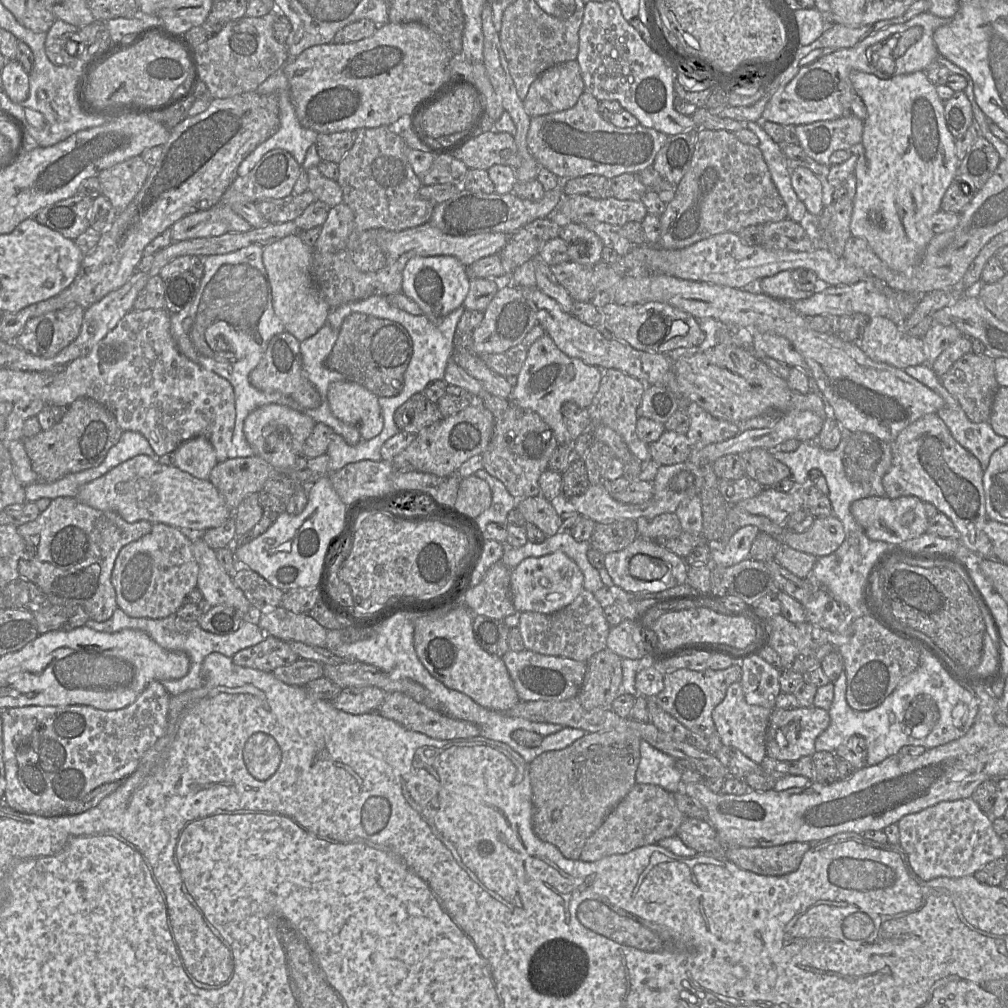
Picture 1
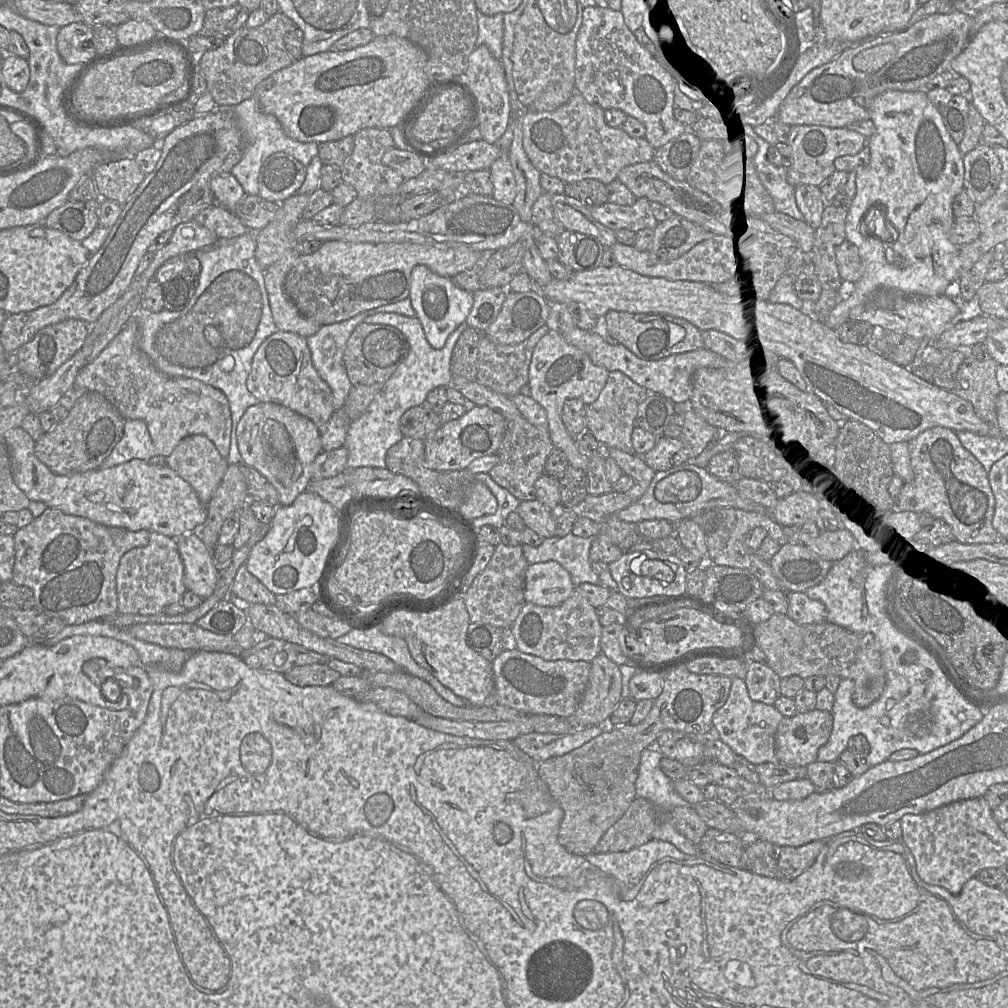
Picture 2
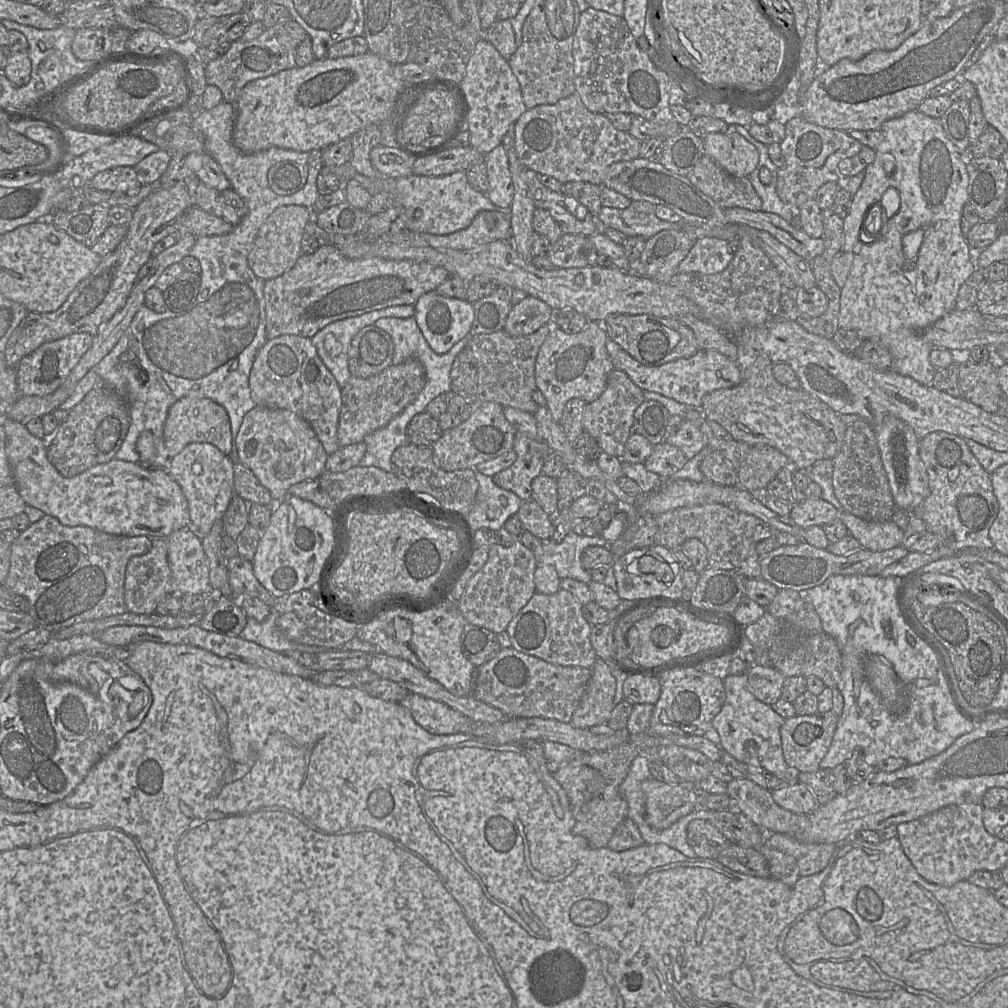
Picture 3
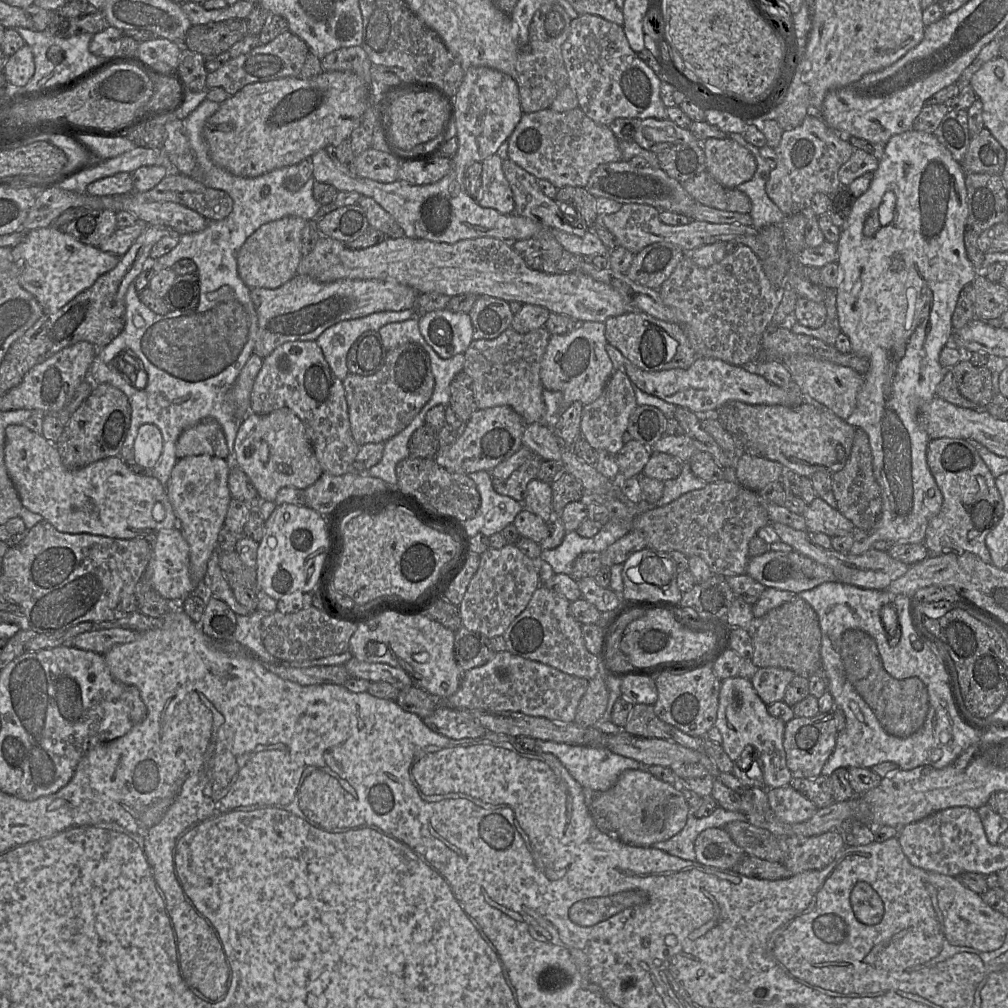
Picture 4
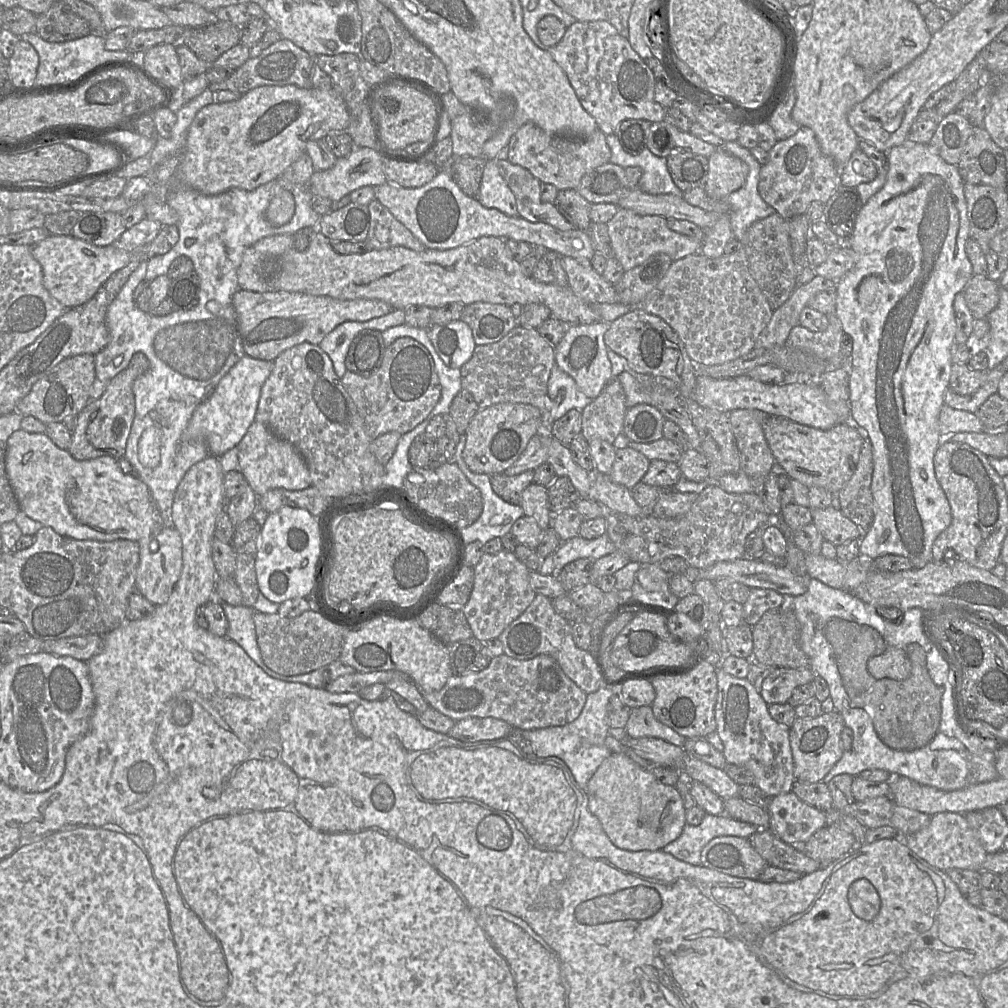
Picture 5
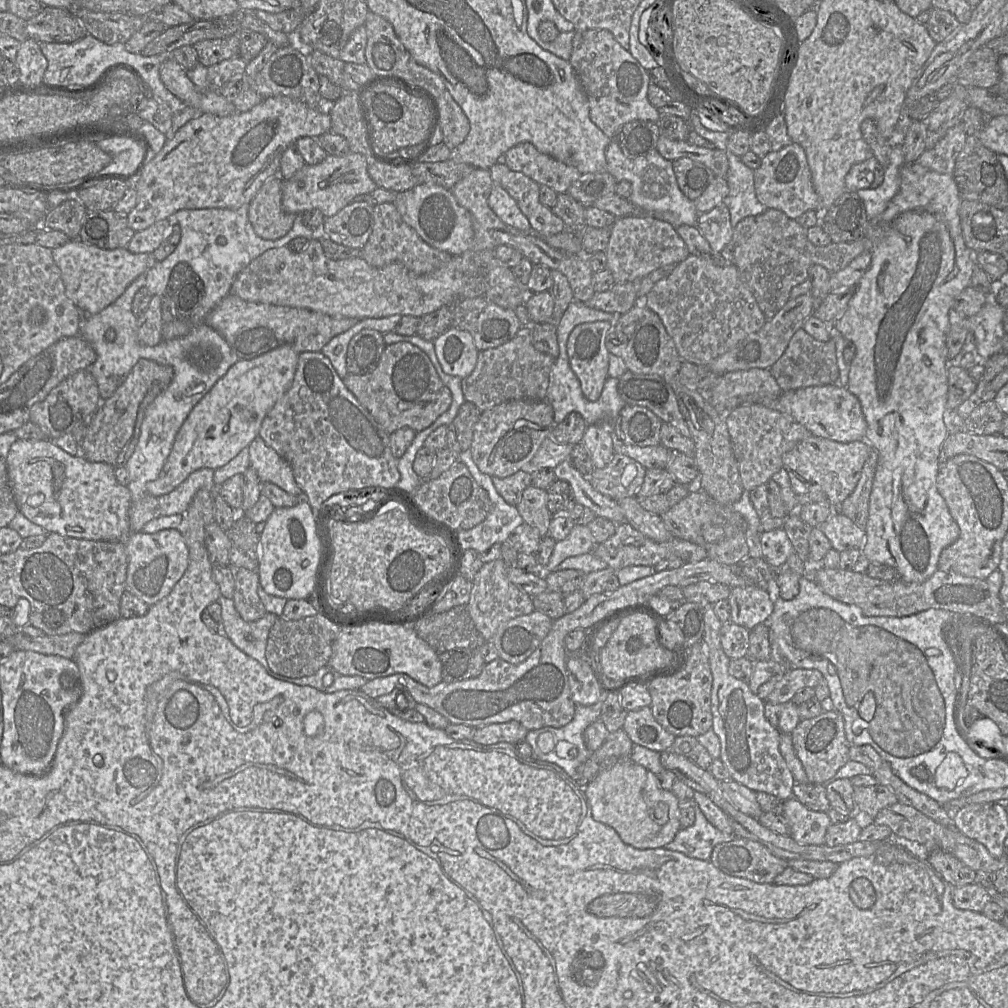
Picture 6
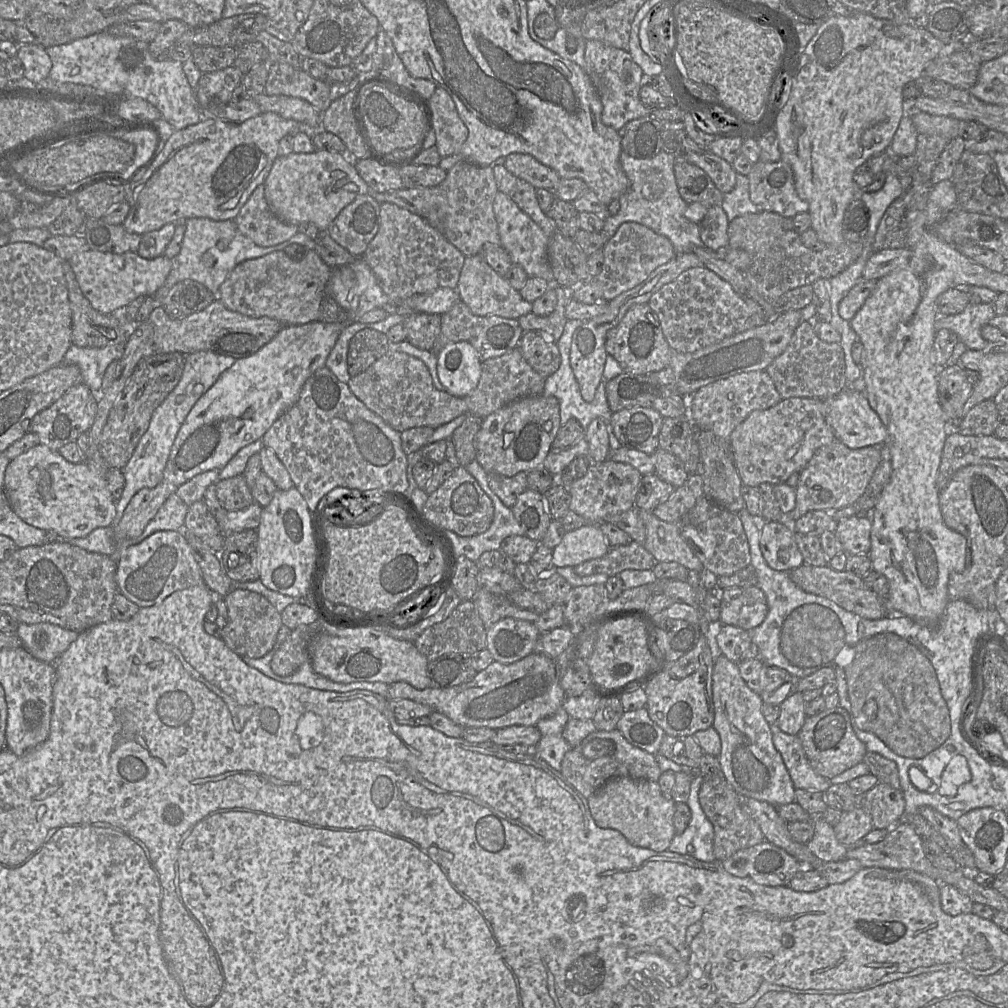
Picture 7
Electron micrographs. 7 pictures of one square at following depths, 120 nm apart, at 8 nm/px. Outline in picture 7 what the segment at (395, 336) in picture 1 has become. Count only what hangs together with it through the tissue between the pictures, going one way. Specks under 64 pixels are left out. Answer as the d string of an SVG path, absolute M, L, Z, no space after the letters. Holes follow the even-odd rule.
M364 328L350 340L347 354L347 369L350 377L364 372L389 350L385 333Z

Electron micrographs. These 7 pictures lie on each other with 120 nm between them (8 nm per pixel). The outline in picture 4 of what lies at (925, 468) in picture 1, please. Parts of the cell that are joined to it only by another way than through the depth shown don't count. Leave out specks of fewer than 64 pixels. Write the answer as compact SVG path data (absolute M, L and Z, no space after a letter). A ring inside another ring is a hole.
M962 438L931 439L927 446L928 467L943 495L939 513L928 523L924 544L930 556L970 552L992 564L985 540L1003 515L1003 500L995 478L977 450Z

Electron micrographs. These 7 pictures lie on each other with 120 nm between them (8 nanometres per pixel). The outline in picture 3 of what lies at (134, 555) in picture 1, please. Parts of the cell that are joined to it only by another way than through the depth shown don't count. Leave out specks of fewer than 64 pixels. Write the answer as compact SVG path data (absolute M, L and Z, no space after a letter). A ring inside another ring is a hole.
M152 538L152 546L148 553L132 557L125 573L125 605L128 612L150 615L155 612L157 604L173 593L172 573L168 561L168 545L164 538Z

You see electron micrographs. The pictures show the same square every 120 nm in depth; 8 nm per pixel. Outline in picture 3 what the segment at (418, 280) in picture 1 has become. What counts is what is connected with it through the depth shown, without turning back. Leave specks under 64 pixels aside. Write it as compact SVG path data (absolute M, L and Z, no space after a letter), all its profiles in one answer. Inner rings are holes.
M436 291L428 292L422 295L414 304L416 323L421 330L425 340L430 348L437 354L447 353L452 346L463 339L470 333L470 329L474 320L474 307L473 304L465 299L444 297Z

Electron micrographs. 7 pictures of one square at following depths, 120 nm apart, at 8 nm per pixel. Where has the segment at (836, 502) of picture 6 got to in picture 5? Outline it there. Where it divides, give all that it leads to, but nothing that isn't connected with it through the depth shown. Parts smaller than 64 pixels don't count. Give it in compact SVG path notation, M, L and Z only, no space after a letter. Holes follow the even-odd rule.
M769 415L764 419L762 428L776 463L785 470L786 475L798 480L808 488L821 487L832 494L837 494L851 479L864 441L858 428L852 422L842 422L828 430L821 430L783 417Z

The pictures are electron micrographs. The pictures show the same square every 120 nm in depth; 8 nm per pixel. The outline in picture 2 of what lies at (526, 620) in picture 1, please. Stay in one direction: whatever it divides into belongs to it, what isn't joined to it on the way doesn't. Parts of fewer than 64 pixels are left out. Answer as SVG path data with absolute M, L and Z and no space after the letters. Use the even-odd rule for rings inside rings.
M576 588L572 595L556 607L539 606L526 602L510 627L517 649L547 661L591 661L601 651L601 625L596 608Z

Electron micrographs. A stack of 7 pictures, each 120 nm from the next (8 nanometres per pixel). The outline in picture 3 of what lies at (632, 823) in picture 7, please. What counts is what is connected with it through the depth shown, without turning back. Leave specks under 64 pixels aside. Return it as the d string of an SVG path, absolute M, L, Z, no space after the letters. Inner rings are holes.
M653 778L642 782L641 789L644 793L646 804L645 820L650 827L658 831L667 829L680 818L695 810L690 789L686 787L689 785L684 782L682 782L682 785L671 785Z

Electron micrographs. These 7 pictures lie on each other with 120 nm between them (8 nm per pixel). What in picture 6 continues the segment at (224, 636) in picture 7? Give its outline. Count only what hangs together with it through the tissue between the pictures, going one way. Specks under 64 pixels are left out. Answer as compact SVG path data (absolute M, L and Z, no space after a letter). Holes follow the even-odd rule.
M233 568L235 590L233 602L241 618L247 622L257 621L266 613L258 596L259 576L257 570Z

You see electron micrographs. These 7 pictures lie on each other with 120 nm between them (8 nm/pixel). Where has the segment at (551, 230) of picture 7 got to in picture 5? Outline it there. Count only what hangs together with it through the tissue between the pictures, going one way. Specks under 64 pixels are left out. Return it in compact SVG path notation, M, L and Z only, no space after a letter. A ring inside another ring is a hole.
M497 160L501 176L513 192L520 217L533 223L547 223L568 231L575 228L573 223L559 210L555 203L544 202L541 198L541 181L522 166L508 160Z

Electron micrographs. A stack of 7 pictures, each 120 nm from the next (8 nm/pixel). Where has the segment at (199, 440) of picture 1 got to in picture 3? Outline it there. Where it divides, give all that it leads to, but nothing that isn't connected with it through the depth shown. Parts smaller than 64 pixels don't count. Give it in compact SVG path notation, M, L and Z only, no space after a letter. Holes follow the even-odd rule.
M195 442L186 445L177 455L169 460L167 472L180 486L188 503L191 524L188 528L200 539L203 539L211 530L213 524L222 519L234 494L234 463L228 455L222 454L219 449L209 443Z

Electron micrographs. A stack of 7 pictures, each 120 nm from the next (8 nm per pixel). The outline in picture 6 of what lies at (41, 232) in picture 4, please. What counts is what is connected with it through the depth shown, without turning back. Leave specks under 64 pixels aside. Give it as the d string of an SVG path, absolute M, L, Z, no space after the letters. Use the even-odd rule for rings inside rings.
M70 239L52 249L52 256L60 269L67 297L86 316L95 315L112 304L138 276L157 262L152 254L133 254L126 248L100 249L78 239Z

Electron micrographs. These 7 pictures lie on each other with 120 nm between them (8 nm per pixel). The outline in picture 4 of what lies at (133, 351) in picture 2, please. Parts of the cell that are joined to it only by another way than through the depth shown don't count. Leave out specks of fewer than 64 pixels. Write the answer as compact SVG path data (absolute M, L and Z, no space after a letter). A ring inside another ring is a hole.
M206 419L185 429L176 442L176 456L211 455L226 459L229 455L222 426L215 419Z

